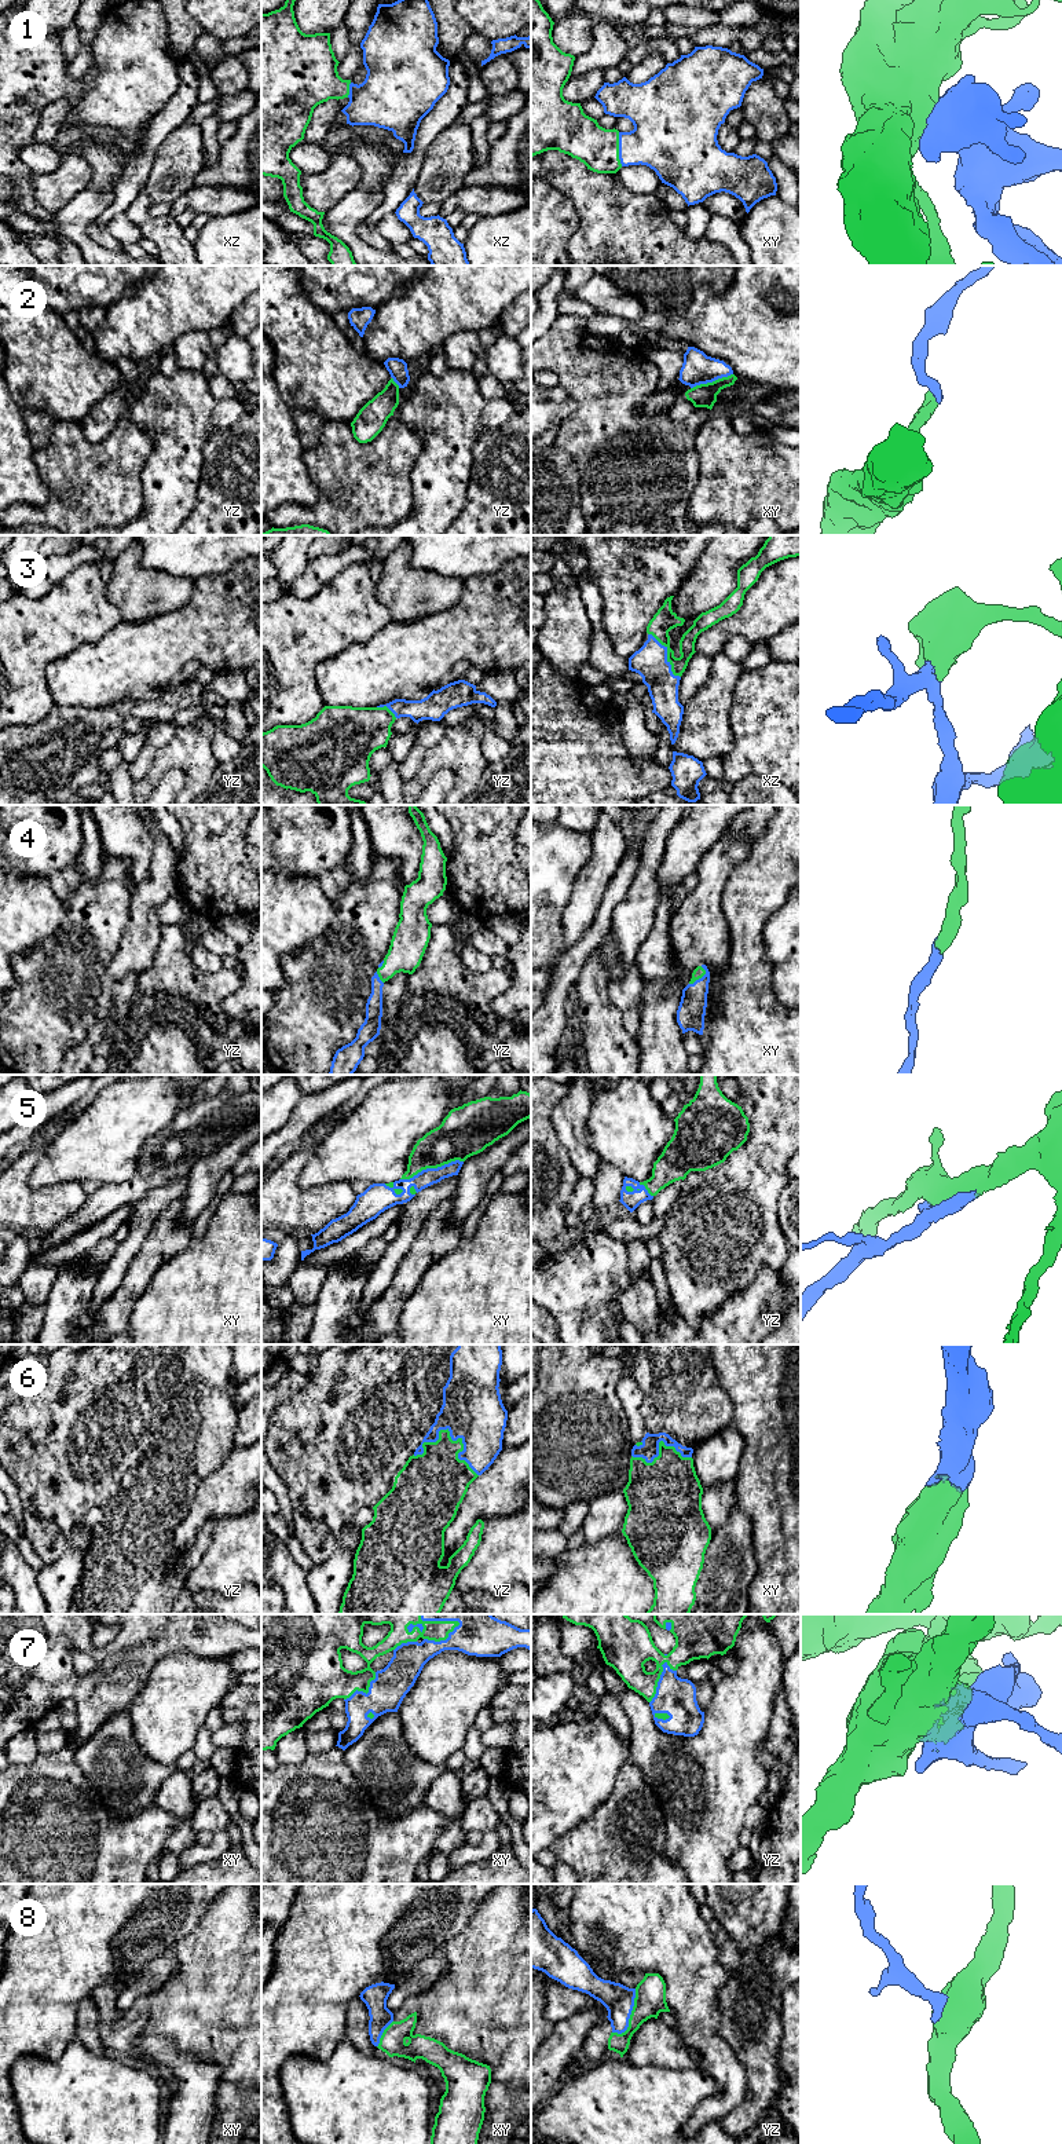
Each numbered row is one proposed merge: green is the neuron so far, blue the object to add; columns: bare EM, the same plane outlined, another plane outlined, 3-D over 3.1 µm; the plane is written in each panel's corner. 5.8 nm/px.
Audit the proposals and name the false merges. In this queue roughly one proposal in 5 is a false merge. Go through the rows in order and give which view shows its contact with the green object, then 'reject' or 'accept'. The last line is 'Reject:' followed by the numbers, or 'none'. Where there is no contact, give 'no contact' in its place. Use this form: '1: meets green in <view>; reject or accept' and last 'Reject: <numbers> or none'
1: meets green in xy; accept
2: meets green in xy; accept
3: meets green in xz; accept
4: meets green in xy; accept
5: meets green in xy; accept
6: meets green in yz; accept
7: meets green in yz; accept
8: meets green in yz; accept
Reject: none

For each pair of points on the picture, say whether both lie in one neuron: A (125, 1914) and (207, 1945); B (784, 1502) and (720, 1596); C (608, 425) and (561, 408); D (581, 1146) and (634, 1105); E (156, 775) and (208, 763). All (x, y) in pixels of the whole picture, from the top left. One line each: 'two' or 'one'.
A: two
B: two
C: two
D: two
E: one

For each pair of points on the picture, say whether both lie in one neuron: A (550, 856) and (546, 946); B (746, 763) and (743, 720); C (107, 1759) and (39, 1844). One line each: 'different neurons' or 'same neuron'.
A: same neuron
B: same neuron
C: different neurons

